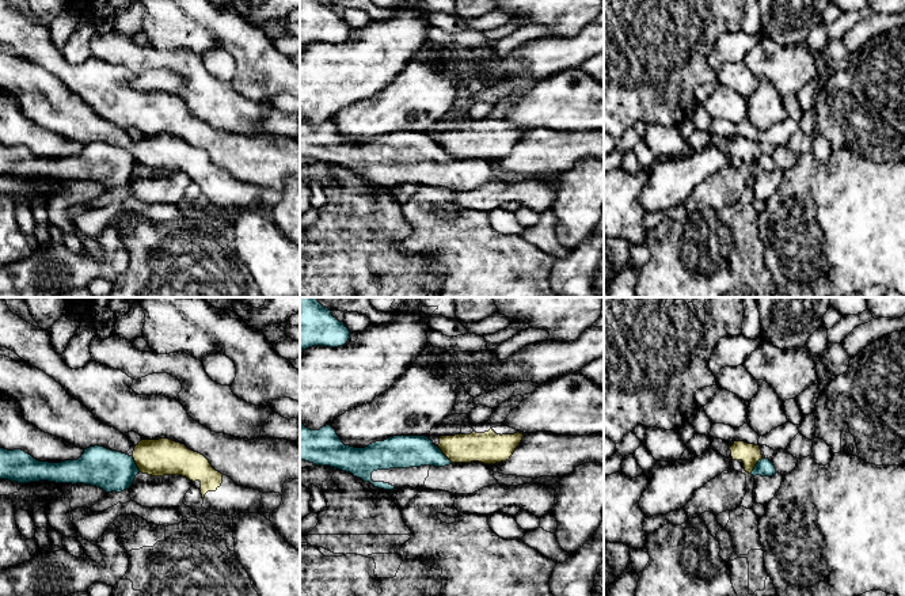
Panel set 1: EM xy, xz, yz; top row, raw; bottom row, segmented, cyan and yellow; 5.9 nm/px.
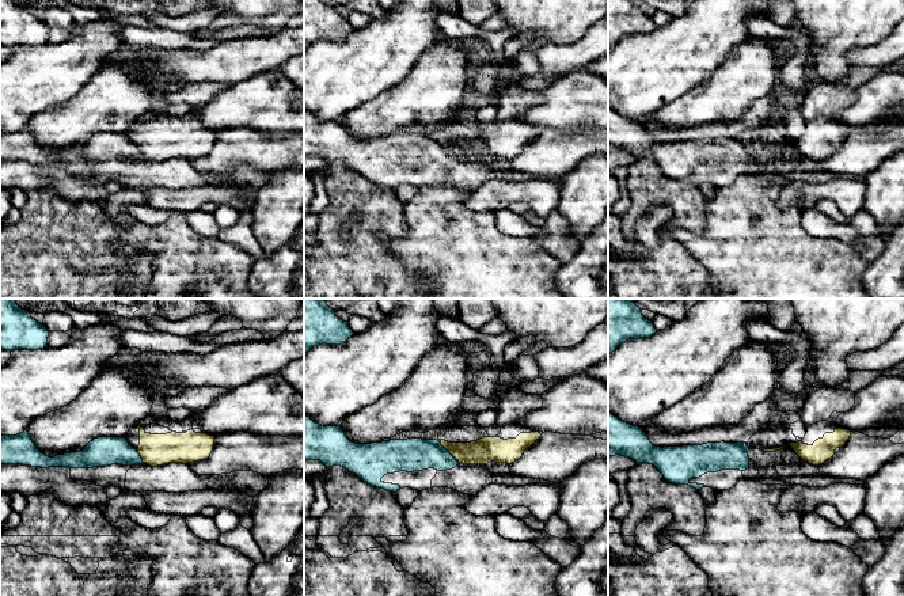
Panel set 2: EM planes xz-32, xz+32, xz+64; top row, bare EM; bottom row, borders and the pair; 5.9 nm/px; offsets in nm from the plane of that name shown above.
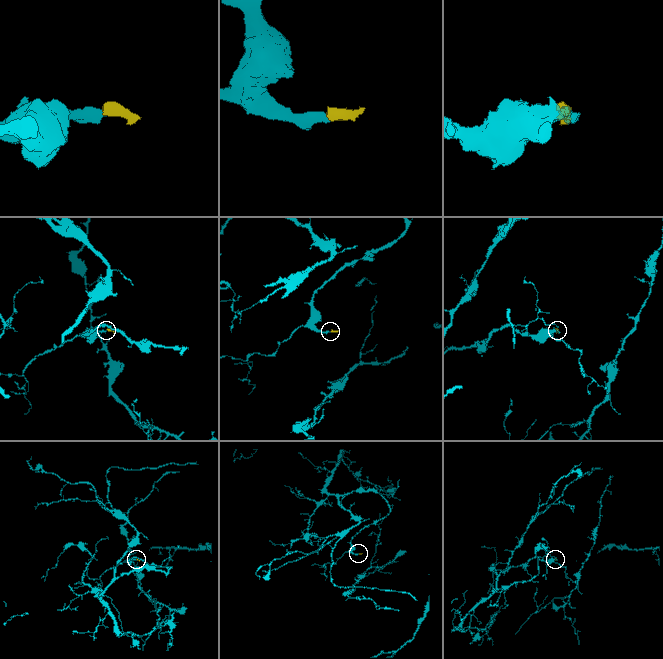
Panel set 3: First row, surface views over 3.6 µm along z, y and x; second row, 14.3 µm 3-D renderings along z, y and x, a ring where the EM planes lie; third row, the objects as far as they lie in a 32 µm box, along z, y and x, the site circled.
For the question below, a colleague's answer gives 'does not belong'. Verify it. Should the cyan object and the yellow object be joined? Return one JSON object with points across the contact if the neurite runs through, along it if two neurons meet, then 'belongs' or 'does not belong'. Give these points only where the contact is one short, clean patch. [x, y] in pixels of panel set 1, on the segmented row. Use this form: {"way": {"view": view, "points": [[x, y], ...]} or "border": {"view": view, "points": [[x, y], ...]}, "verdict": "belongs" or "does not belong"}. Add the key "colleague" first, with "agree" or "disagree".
{"colleague": "agree", "border": {"view": "yz", "points": [[764, 458], [757, 462], [751, 473]]}, "verdict": "does not belong"}

